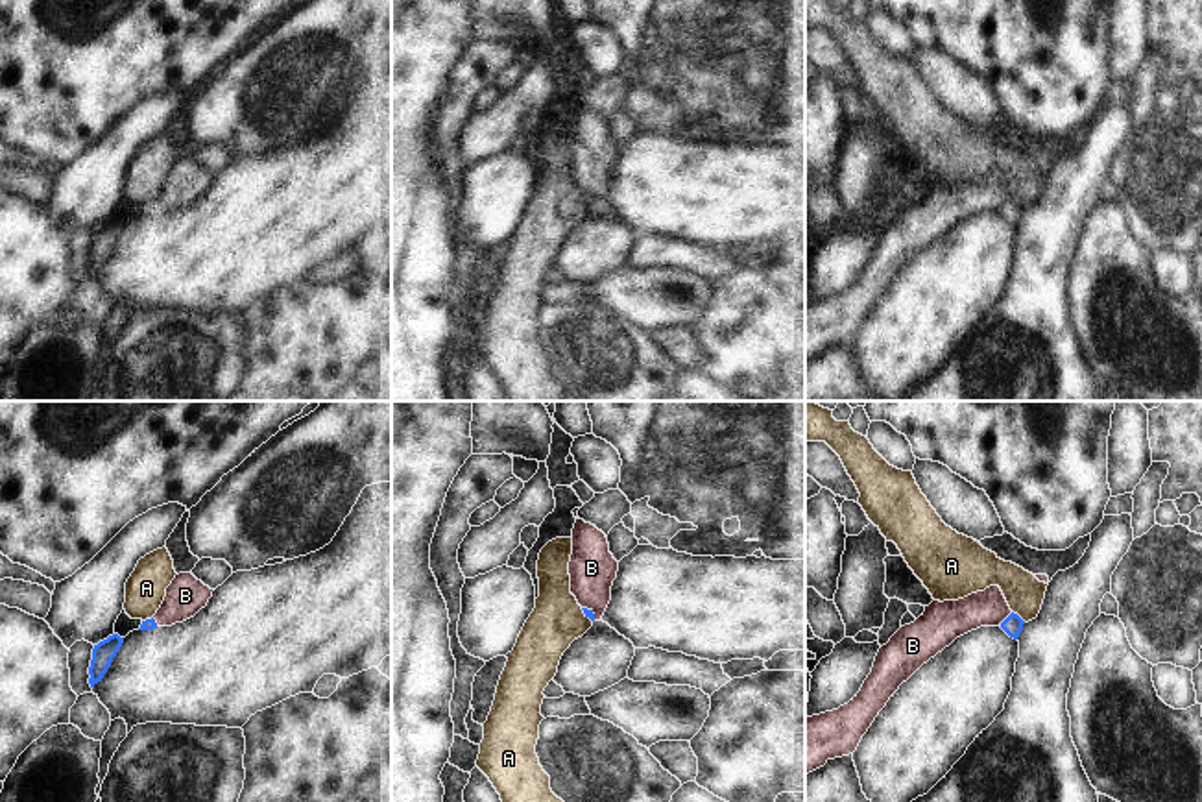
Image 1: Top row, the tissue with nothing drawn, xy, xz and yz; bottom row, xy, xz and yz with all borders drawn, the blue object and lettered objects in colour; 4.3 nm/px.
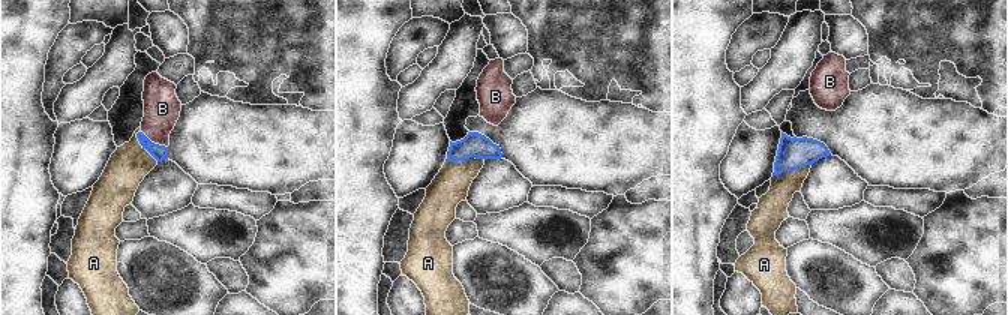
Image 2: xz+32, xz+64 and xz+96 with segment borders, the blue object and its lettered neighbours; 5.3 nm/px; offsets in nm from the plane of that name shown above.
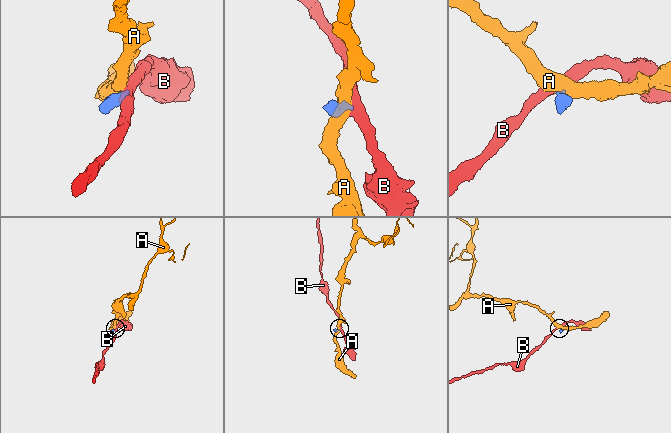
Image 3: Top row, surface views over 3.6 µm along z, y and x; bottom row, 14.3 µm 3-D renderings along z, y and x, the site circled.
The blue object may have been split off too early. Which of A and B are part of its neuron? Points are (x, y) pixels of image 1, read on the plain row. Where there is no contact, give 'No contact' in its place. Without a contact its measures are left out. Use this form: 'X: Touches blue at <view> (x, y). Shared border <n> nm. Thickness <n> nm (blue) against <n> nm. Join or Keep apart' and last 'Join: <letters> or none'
A: Touches blue at yz (1018, 202). Shared border 80 nm. Thickness 90 nm (blue) against 170 nm. Keep apart
B: Touches blue at yz (1005, 206). Shared border 90 nm. Thickness 90 nm (blue) against 170 nm. Join
Join: B

